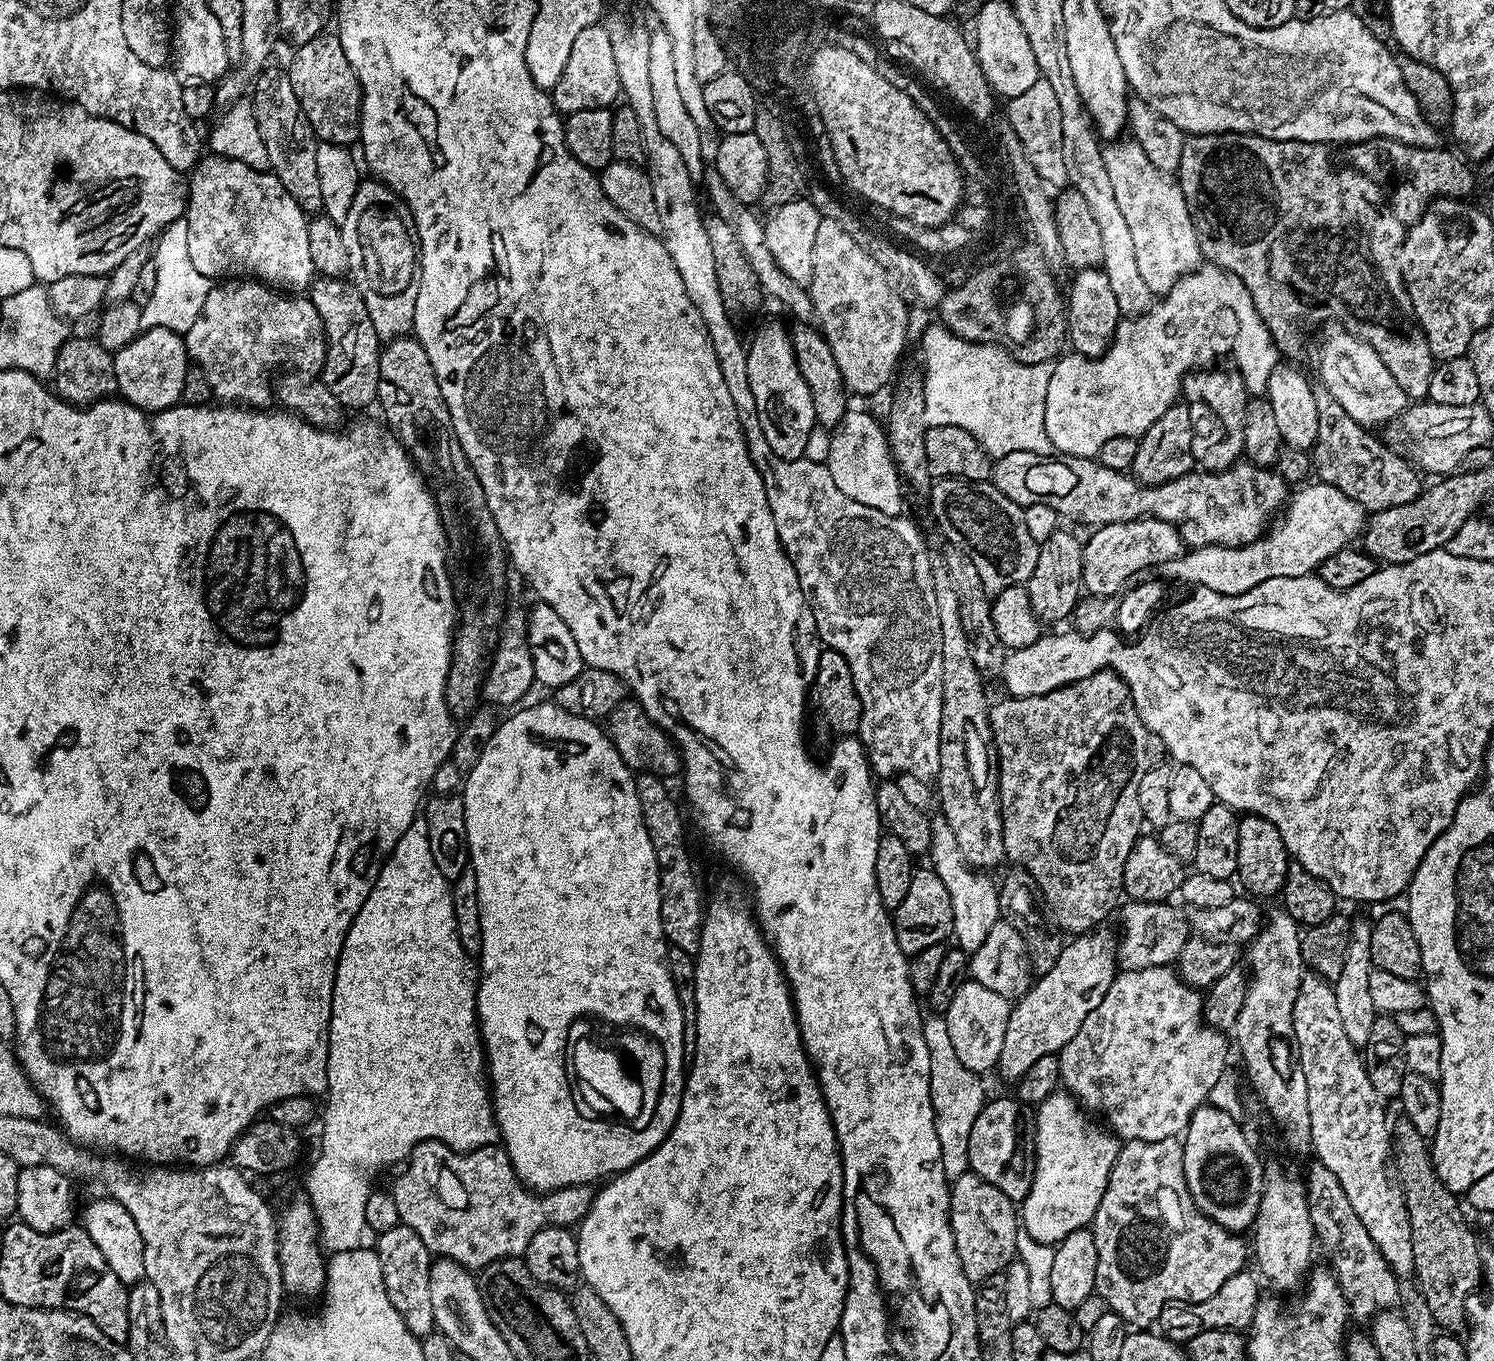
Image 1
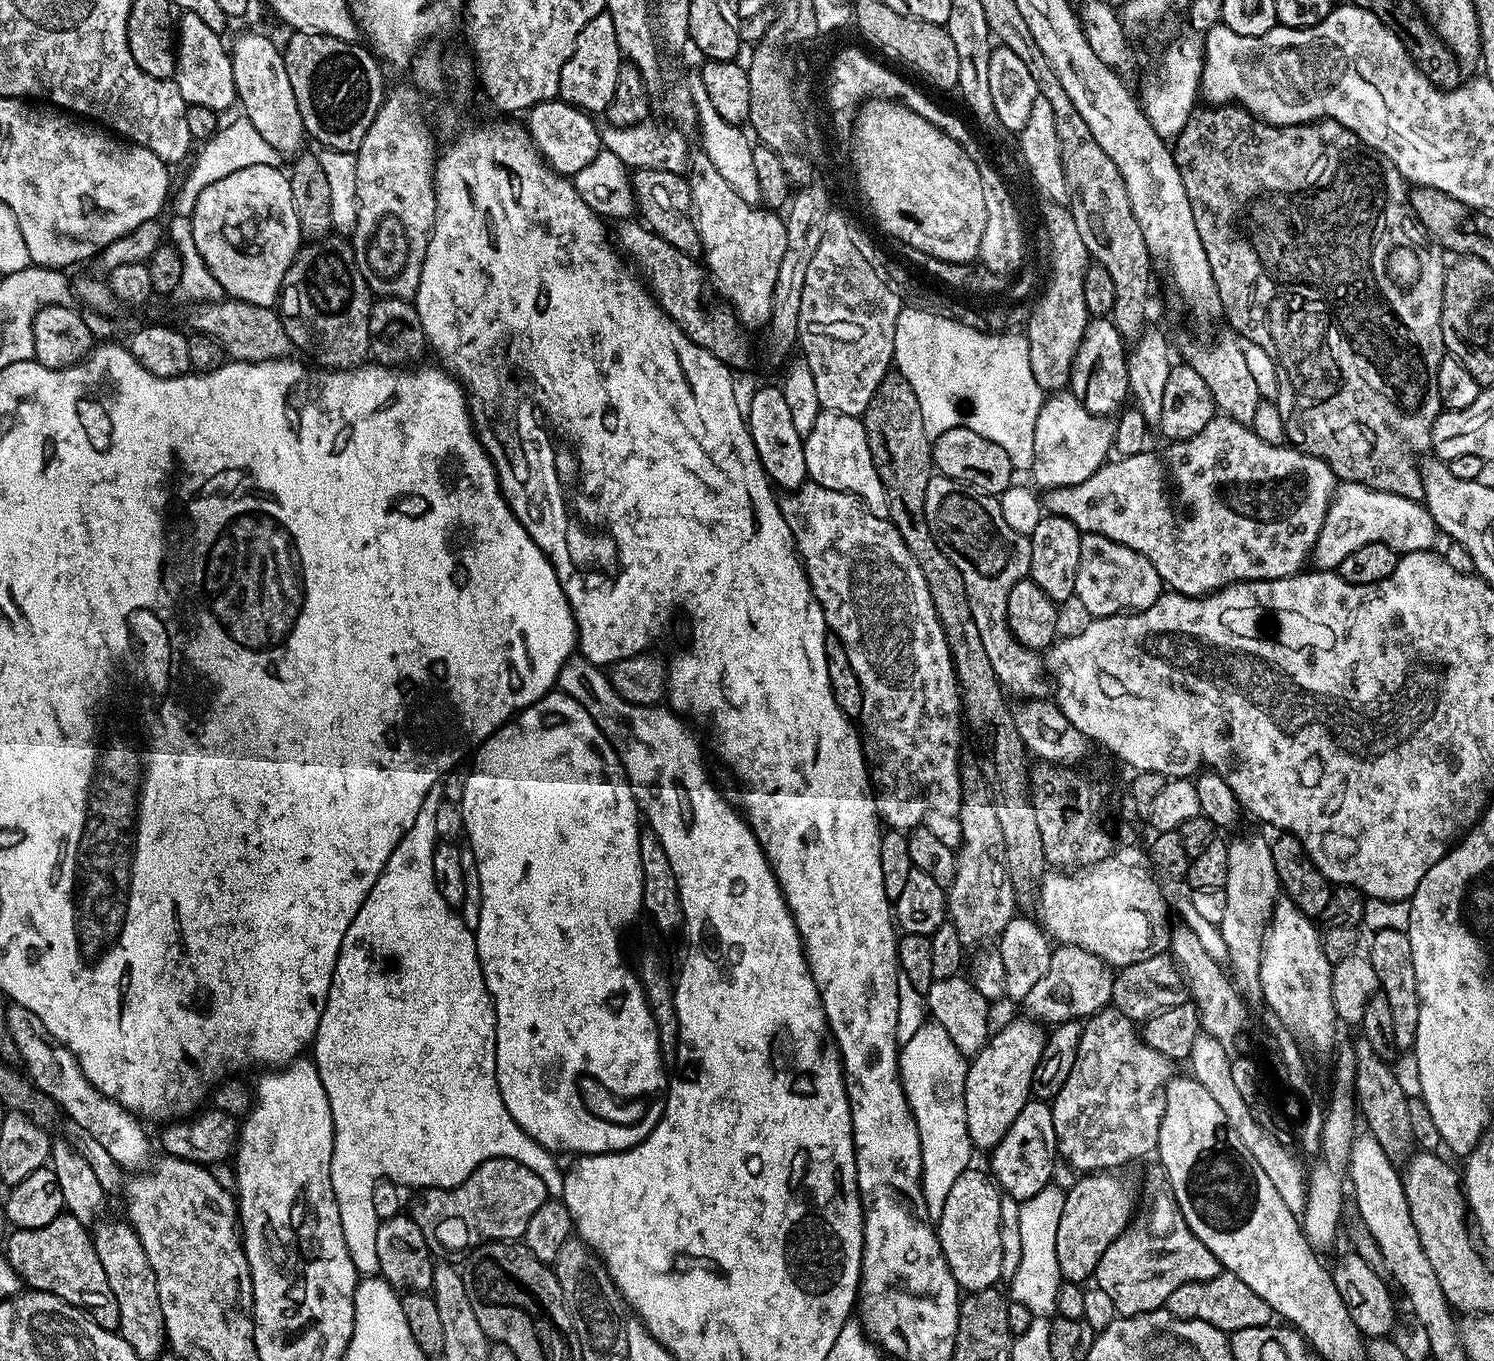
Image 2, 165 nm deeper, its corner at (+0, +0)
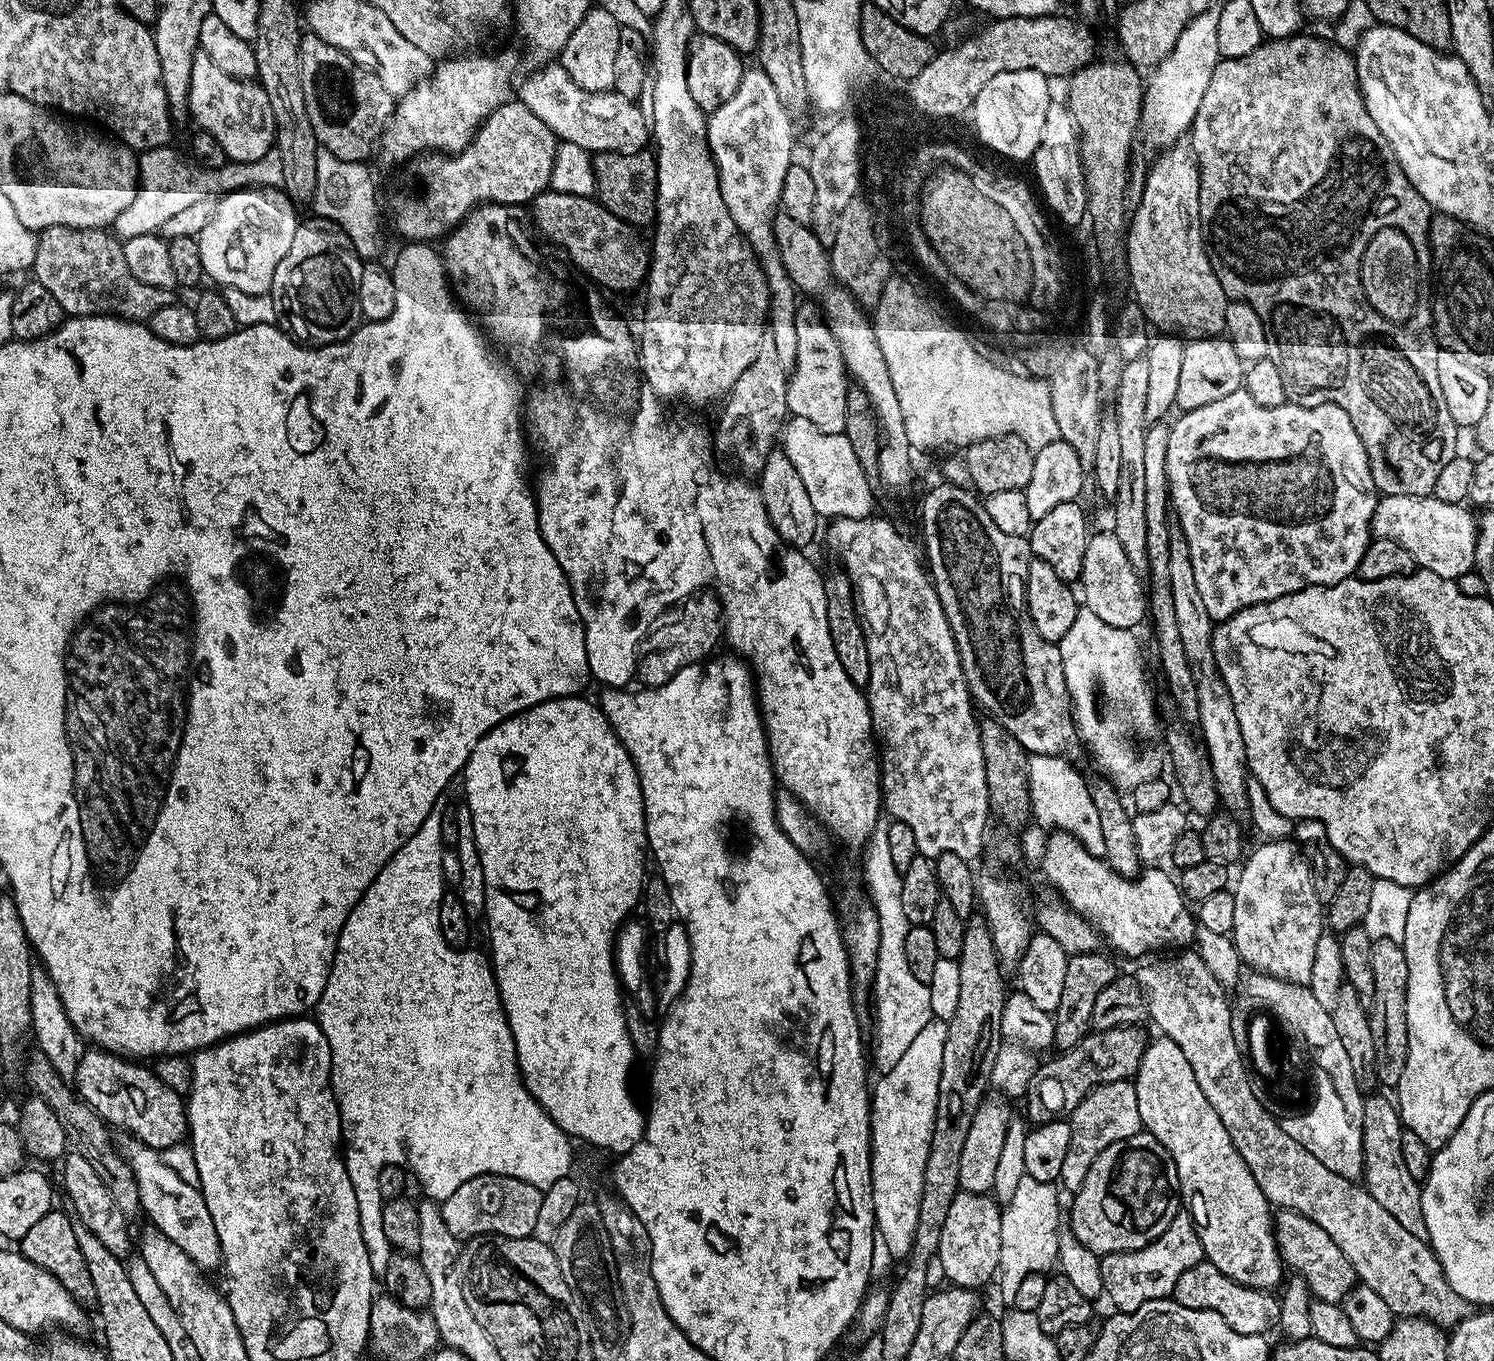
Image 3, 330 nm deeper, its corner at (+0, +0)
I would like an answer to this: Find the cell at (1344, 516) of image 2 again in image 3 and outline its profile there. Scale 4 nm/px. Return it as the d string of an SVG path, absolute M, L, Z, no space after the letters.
M1381 495L1372 515L1372 535L1390 538L1398 542L1398 546L1406 546L1420 568L1456 581L1460 575L1473 571L1476 567L1478 520L1466 509L1464 504L1442 502L1434 495Z

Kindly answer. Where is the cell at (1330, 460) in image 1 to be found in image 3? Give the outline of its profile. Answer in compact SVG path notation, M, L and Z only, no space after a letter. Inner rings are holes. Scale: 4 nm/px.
M1304 35L1287 36L1285 40L1265 39L1254 50L1250 50L1250 54L1242 54L1242 58L1222 58L1214 66L1210 86L1206 86L1206 94L1202 95L1202 102L1199 103L1197 116L1190 129L1190 151L1196 158L1196 169L1200 172L1200 233L1204 239L1204 249L1229 301L1250 305L1266 322L1274 345L1274 358L1282 374L1283 385L1286 386L1287 401L1307 408L1332 404L1345 410L1350 422L1354 422L1354 430L1358 430L1358 438L1362 438L1362 446L1366 446L1370 474L1376 483L1377 493L1385 496L1430 496L1438 473L1445 468L1446 462L1450 462L1450 458L1458 455L1458 429L1454 418L1450 418L1450 410L1446 410L1446 401L1438 386L1438 341L1432 327L1432 305L1420 302L1412 317L1404 323L1388 321L1372 309L1364 296L1360 284L1360 263L1363 251L1374 234L1384 227L1390 227L1410 230L1419 263L1431 265L1432 249L1428 247L1426 226L1431 224L1434 212L1406 178L1394 150L1386 138L1382 138L1382 130L1374 126L1374 118L1370 118L1370 110L1366 110L1364 96L1356 83L1355 55L1340 48L1331 39ZM1385 406L1392 406L1392 412L1387 412Z

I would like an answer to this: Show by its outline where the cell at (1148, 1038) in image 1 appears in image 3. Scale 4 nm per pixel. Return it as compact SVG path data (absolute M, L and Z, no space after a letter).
M1131 1079L1110 1082L1096 1086L1070 1115L1072 1137L1070 1148L1066 1150L1066 1162L1062 1162L1062 1174L1059 1183L1075 1194L1082 1186L1094 1158L1114 1142L1130 1138L1141 1131L1142 1125L1138 1114L1138 1094L1136 1085Z

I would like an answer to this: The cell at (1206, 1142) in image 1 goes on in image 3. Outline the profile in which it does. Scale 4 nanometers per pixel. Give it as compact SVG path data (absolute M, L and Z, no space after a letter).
M1159 1039L1147 1045L1134 1077L1143 1131L1158 1138L1174 1158L1179 1193L1192 1215L1207 1263L1218 1266L1222 1274L1242 1286L1275 1289L1275 1284L1285 1279L1286 1265L1276 1247L1273 1205L1238 1154L1222 1118L1206 1102L1186 1054L1173 1040Z

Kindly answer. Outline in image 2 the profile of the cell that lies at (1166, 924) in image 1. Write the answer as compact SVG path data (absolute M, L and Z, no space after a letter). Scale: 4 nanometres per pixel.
M1060 944L1053 947L1050 966L1046 966L1046 974L1042 974L1042 978L1038 978L1030 994L1026 994L1022 1008L1028 1011L1025 1013L1031 1019L1044 1026L1065 1024L1073 1018L1091 1018L1109 1007L1113 977L1113 969L1094 954L1078 946Z

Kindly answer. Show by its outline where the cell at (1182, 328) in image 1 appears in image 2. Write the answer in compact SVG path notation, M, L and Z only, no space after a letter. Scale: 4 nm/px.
M1064 390L1059 394L1052 394L1044 401L1038 414L1038 422L1034 426L1034 462L1030 475L1041 484L1041 489L1069 488L1078 482L1086 482L1090 474L1100 469L1101 464L1109 459L1113 451L1112 439L1116 433L1115 423L1111 419L1090 414L1072 395L1071 391Z

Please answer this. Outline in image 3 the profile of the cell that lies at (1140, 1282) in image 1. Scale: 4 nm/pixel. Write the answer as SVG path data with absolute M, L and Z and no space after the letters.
M1181 1210L1172 1219L1170 1226L1162 1230L1159 1238L1142 1250L1115 1252L1101 1259L1104 1296L1112 1299L1116 1312L1133 1312L1148 1300L1171 1297L1178 1278L1182 1278L1182 1274L1190 1270L1190 1266L1198 1266L1204 1259L1204 1247L1196 1233L1192 1215L1186 1210Z

